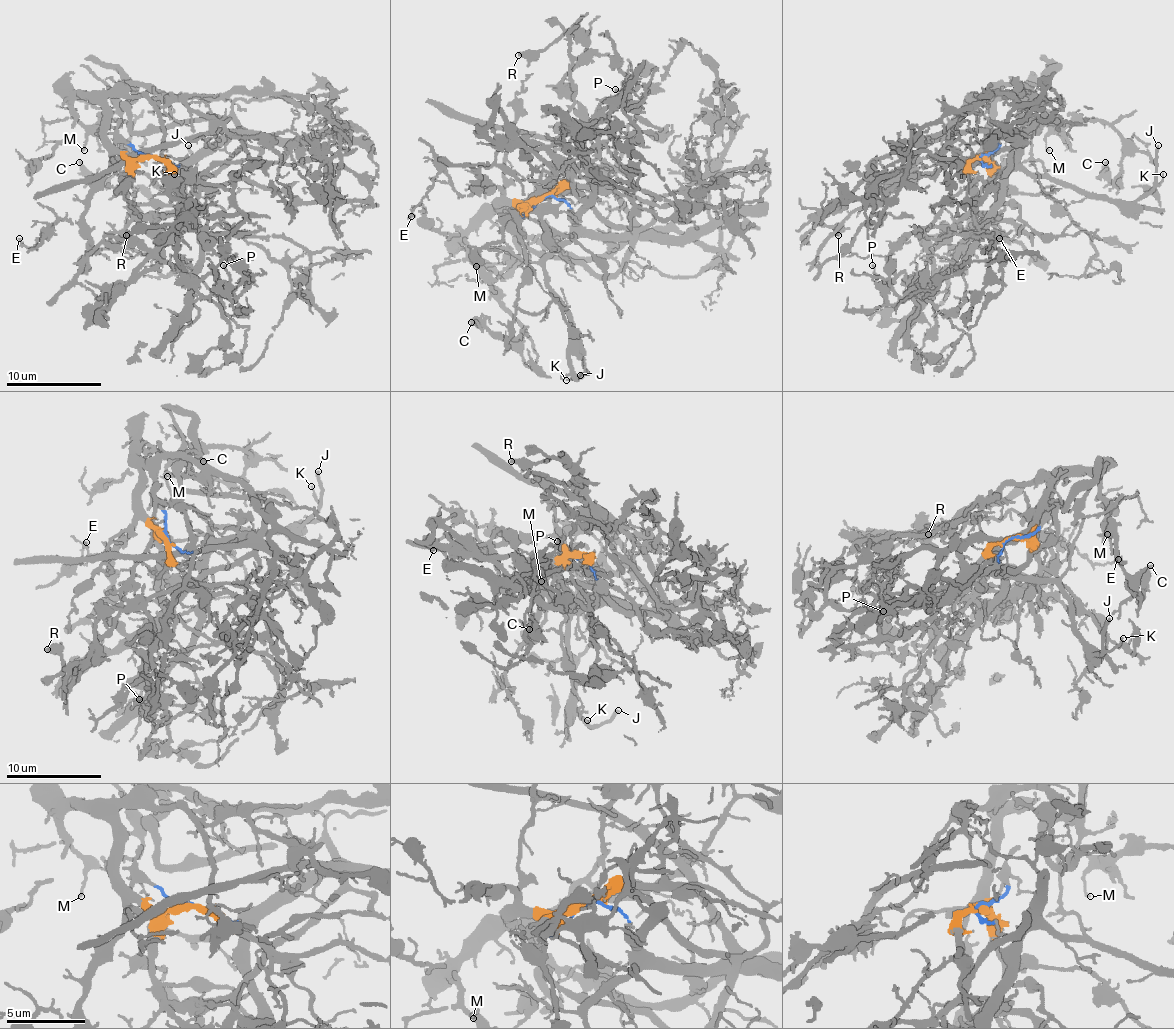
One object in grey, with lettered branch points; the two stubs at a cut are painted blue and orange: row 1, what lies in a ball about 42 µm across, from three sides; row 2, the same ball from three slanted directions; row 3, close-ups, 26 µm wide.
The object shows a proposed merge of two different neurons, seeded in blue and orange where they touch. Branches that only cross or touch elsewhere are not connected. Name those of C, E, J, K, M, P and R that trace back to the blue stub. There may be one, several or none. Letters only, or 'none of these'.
J, K

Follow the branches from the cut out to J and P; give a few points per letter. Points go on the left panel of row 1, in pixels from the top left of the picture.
J: (152, 157), (183, 171), (166, 171), (152, 178), (174, 197), (185, 202), (195, 181), (195, 157), (188, 145)
P: (152, 157), (171, 164), (197, 185), (197, 202), (207, 219), (205, 240), (243, 276), (233, 288), (224, 264)

